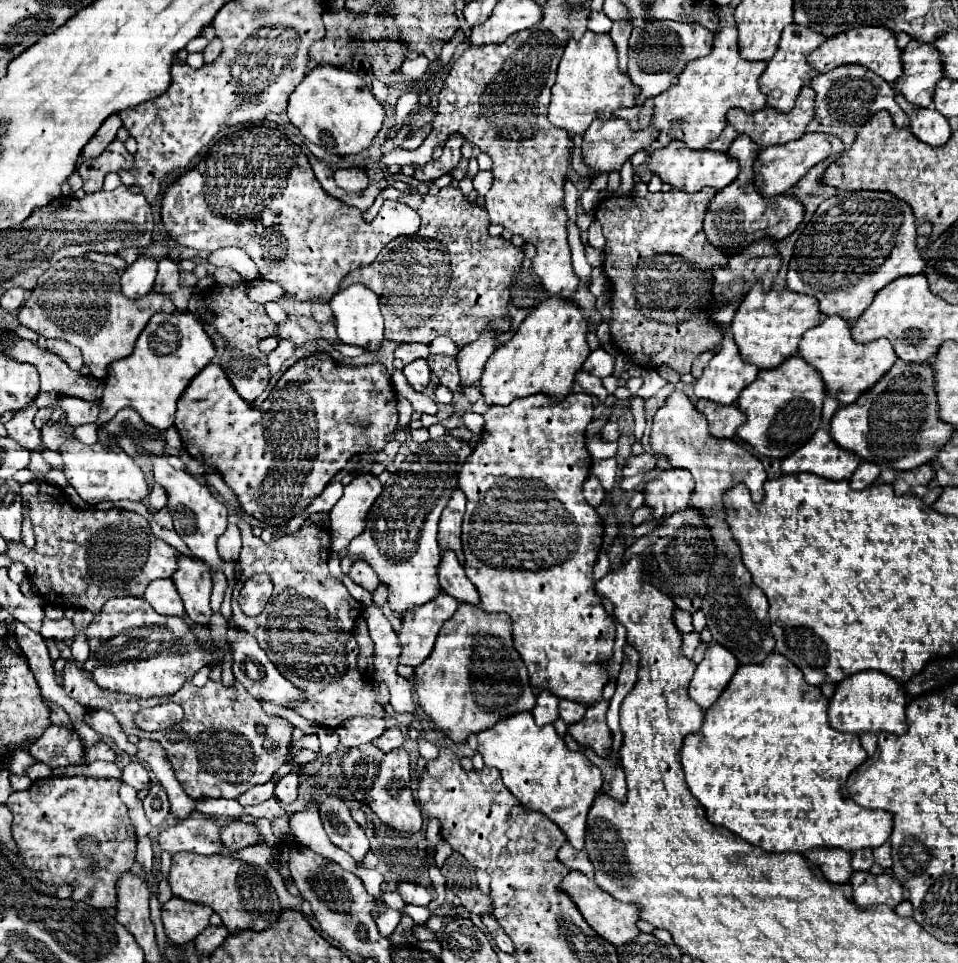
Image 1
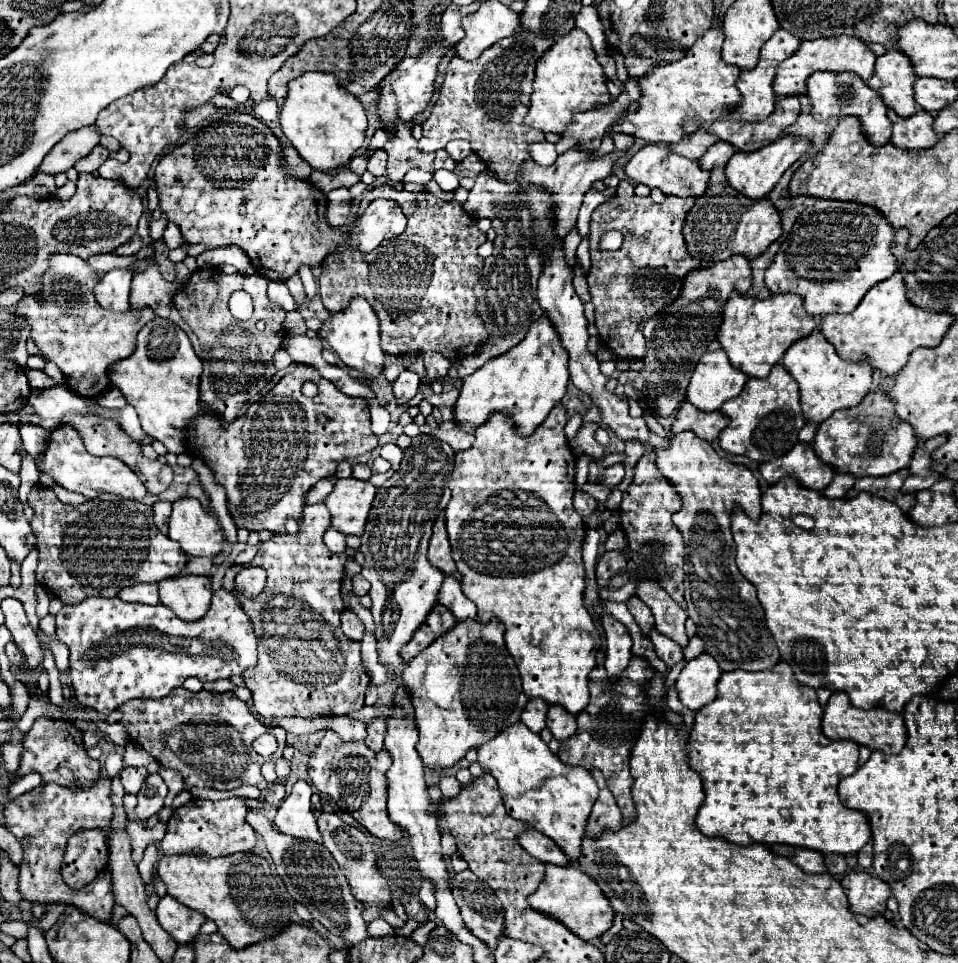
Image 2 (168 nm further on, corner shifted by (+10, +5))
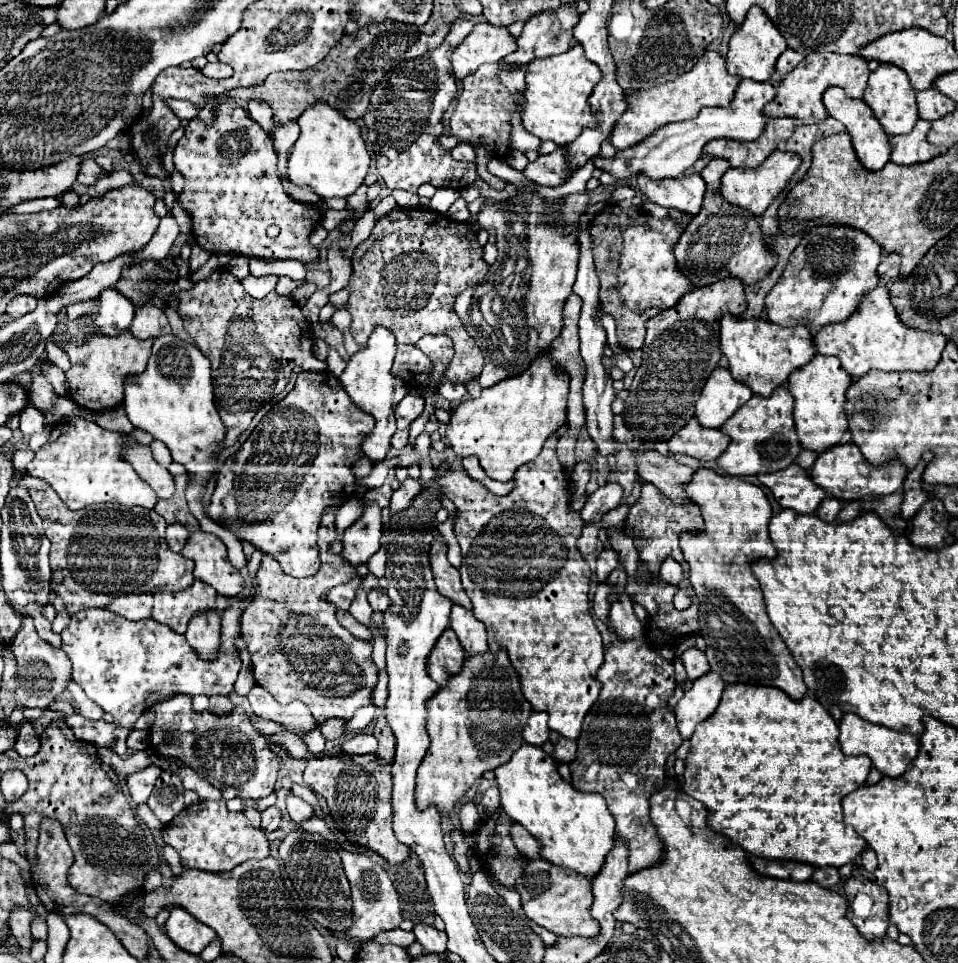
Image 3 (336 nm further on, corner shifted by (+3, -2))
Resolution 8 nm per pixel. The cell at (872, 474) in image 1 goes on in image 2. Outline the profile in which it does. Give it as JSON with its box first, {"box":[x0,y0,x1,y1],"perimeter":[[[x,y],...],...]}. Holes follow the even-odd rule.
{"box":[824,474,854,498],"perimeter":[[[836,474],[834,480],[824,488],[826,498],[842,498],[854,484],[854,478],[848,474]]]}

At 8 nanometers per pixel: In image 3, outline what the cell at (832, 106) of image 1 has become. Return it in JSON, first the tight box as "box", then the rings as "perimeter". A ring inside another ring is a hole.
{"box":[823,87,891,171],"perimeter":[[[829,87],[823,93],[823,103],[825,103],[827,113],[847,127],[847,131],[849,131],[849,135],[853,139],[853,147],[857,151],[859,161],[867,169],[873,169],[873,171],[885,167],[885,163],[889,161],[889,155],[891,155],[891,141],[889,141],[889,135],[885,133],[885,129],[879,125],[879,119],[875,117],[875,113],[871,111],[871,107],[863,99],[851,99],[851,97],[847,97],[841,87]]]}

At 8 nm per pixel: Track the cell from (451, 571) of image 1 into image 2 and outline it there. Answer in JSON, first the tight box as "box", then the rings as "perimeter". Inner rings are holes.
{"box":[438,576,476,620],"perimeter":[[[444,576],[444,584],[438,594],[438,602],[446,606],[456,620],[476,620],[476,604],[462,594],[460,582],[452,576]]]}

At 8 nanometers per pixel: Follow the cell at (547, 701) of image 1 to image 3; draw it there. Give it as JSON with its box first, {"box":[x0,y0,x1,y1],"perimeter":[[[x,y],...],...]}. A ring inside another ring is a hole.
{"box":[523,713,549,745],"perimeter":[[[533,713],[527,721],[527,727],[523,729],[523,739],[531,745],[543,745],[549,739],[549,715],[547,713]]]}

